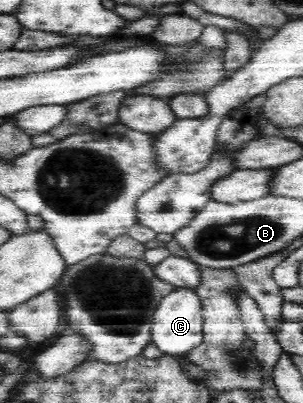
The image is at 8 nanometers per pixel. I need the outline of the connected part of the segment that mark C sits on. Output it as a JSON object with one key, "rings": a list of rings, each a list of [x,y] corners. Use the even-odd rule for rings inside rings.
{"rings":[[[177,288],[166,294],[158,304],[151,327],[151,342],[164,355],[186,355],[202,342],[203,338],[203,306],[200,297],[192,288]]]}

